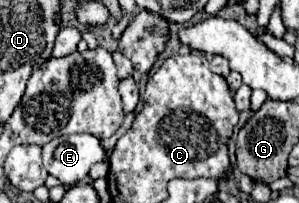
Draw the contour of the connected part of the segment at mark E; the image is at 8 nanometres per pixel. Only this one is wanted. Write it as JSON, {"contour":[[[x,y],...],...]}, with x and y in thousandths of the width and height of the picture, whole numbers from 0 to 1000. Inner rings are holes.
{"contour":[[[214,660],[140,729],[140,778],[174,867],[221,916],[247,916],[294,867],[321,798],[355,788],[355,759],[334,690],[308,660]]]}

